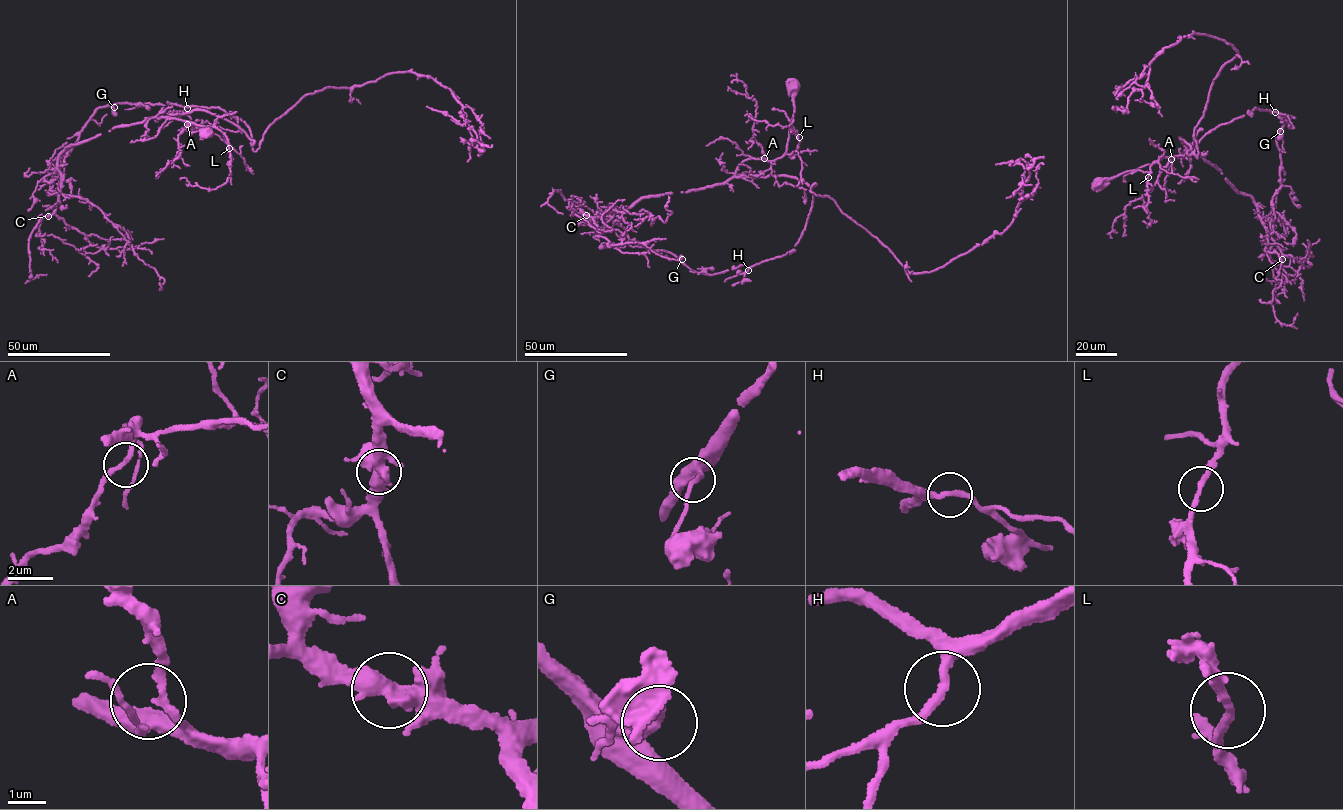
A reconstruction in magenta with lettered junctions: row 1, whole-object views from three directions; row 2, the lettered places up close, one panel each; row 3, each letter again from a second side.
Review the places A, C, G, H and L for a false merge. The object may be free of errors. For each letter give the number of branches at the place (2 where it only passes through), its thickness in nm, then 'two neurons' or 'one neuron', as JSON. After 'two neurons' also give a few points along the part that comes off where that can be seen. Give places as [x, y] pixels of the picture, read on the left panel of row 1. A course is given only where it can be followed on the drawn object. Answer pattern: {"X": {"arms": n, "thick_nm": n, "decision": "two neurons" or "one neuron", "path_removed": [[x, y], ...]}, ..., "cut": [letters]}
{"A": {"arms": 2, "thick_nm": 200, "decision": "one neuron"}, "C": {"arms": 2, "thick_nm": 600, "decision": "one neuron"}, "G": {"arms": 2, "thick_nm": 160, "decision": "one neuron"}, "H": {"arms": 2, "thick_nm": 260, "decision": "one neuron"}, "L": {"arms": 2, "thick_nm": 240, "decision": "one neuron"}, "cut": []}

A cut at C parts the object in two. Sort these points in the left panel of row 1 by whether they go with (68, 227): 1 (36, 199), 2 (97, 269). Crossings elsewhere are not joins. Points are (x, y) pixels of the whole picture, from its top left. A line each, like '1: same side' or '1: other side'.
1: same side
2: other side

